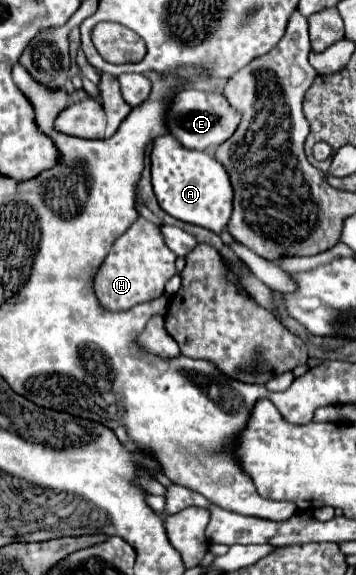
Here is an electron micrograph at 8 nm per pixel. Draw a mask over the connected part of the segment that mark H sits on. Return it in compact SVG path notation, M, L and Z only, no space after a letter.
M138 217L132 227L116 239L112 245L108 259L104 259L100 271L94 279L94 291L102 307L122 311L130 309L144 301L154 301L164 293L166 281L176 273L176 255L164 245L164 237L160 237L160 225Z

